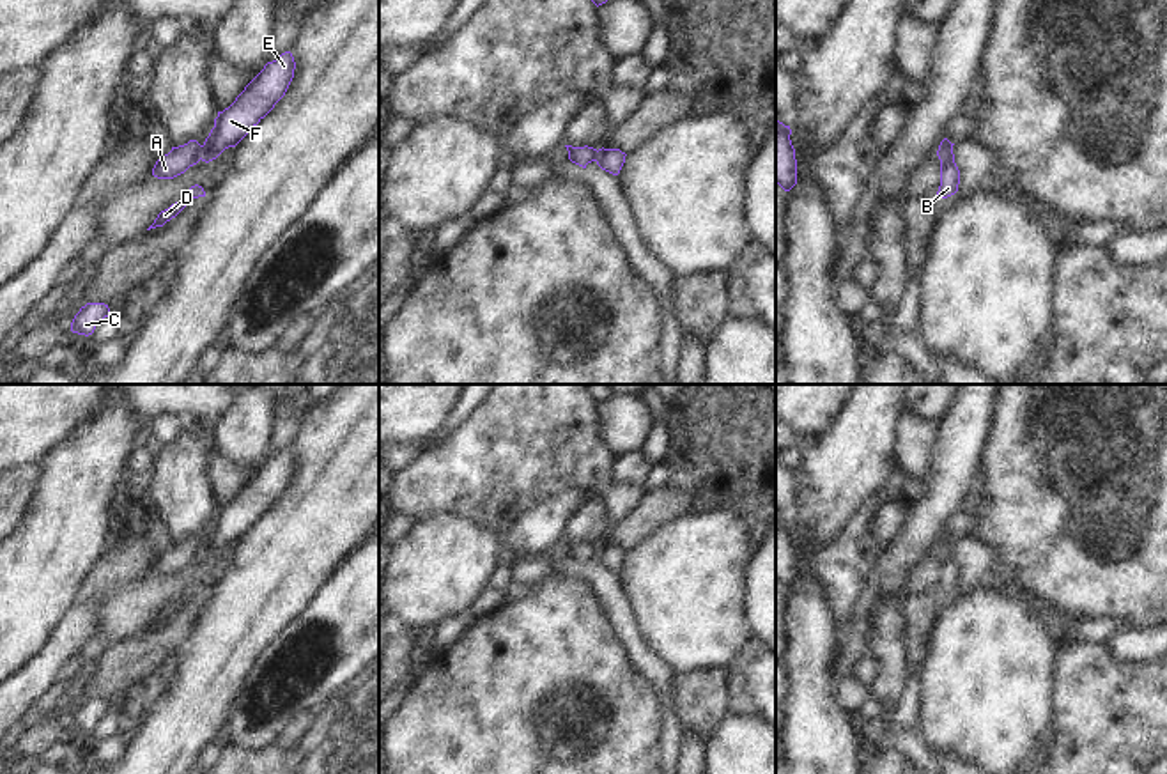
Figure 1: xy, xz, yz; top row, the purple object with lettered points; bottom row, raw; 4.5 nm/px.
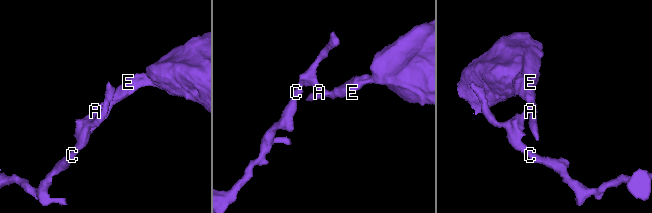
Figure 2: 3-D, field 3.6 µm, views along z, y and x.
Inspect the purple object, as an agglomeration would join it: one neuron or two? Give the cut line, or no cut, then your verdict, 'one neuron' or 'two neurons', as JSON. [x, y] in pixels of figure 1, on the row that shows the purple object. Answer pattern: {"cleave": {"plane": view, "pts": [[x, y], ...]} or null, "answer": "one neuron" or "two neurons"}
{"cleave": {"plane": "xy", "pts": [[202, 146], [199, 158]]}, "answer": "two neurons"}

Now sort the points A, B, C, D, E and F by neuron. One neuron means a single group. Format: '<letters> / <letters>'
A C / B D E F

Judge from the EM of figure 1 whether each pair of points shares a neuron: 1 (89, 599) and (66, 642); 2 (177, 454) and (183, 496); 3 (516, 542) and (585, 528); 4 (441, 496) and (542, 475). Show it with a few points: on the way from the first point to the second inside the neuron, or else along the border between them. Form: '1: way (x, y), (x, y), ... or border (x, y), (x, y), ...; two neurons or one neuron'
1: way (85, 610), (73, 631); one neuron
2: way (179, 464), (179, 486); one neuron
3: border (587, 498), (571, 516), (560, 537); two neurons
4: way (466, 475), (517, 475); one neuron

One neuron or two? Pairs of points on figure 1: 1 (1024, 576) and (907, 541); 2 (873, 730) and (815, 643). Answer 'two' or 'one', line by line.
1: two
2: two

